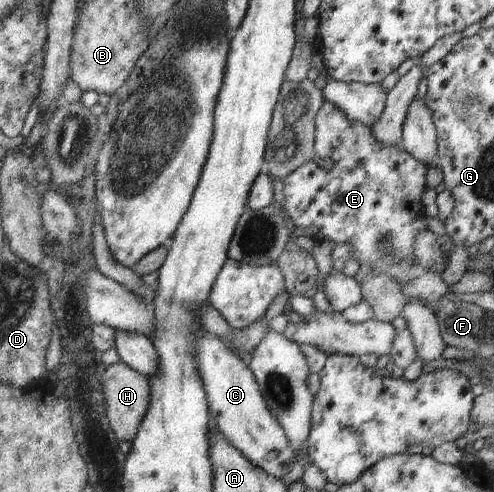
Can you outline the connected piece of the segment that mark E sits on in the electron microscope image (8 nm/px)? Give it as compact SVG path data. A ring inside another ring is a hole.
M323 101L314 117L313 151L316 161L301 163L291 171L283 183L284 213L289 216L294 227L305 229L314 243L331 241L331 243L353 243L350 255L357 265L367 265L370 273L385 273L399 286L409 283L414 277L409 271L401 269L401 261L413 261L413 241L418 233L425 231L423 225L424 211L421 205L421 191L426 187L425 165L413 159L401 145L383 147L377 145L371 137L370 128L363 123L349 121L343 111Z

